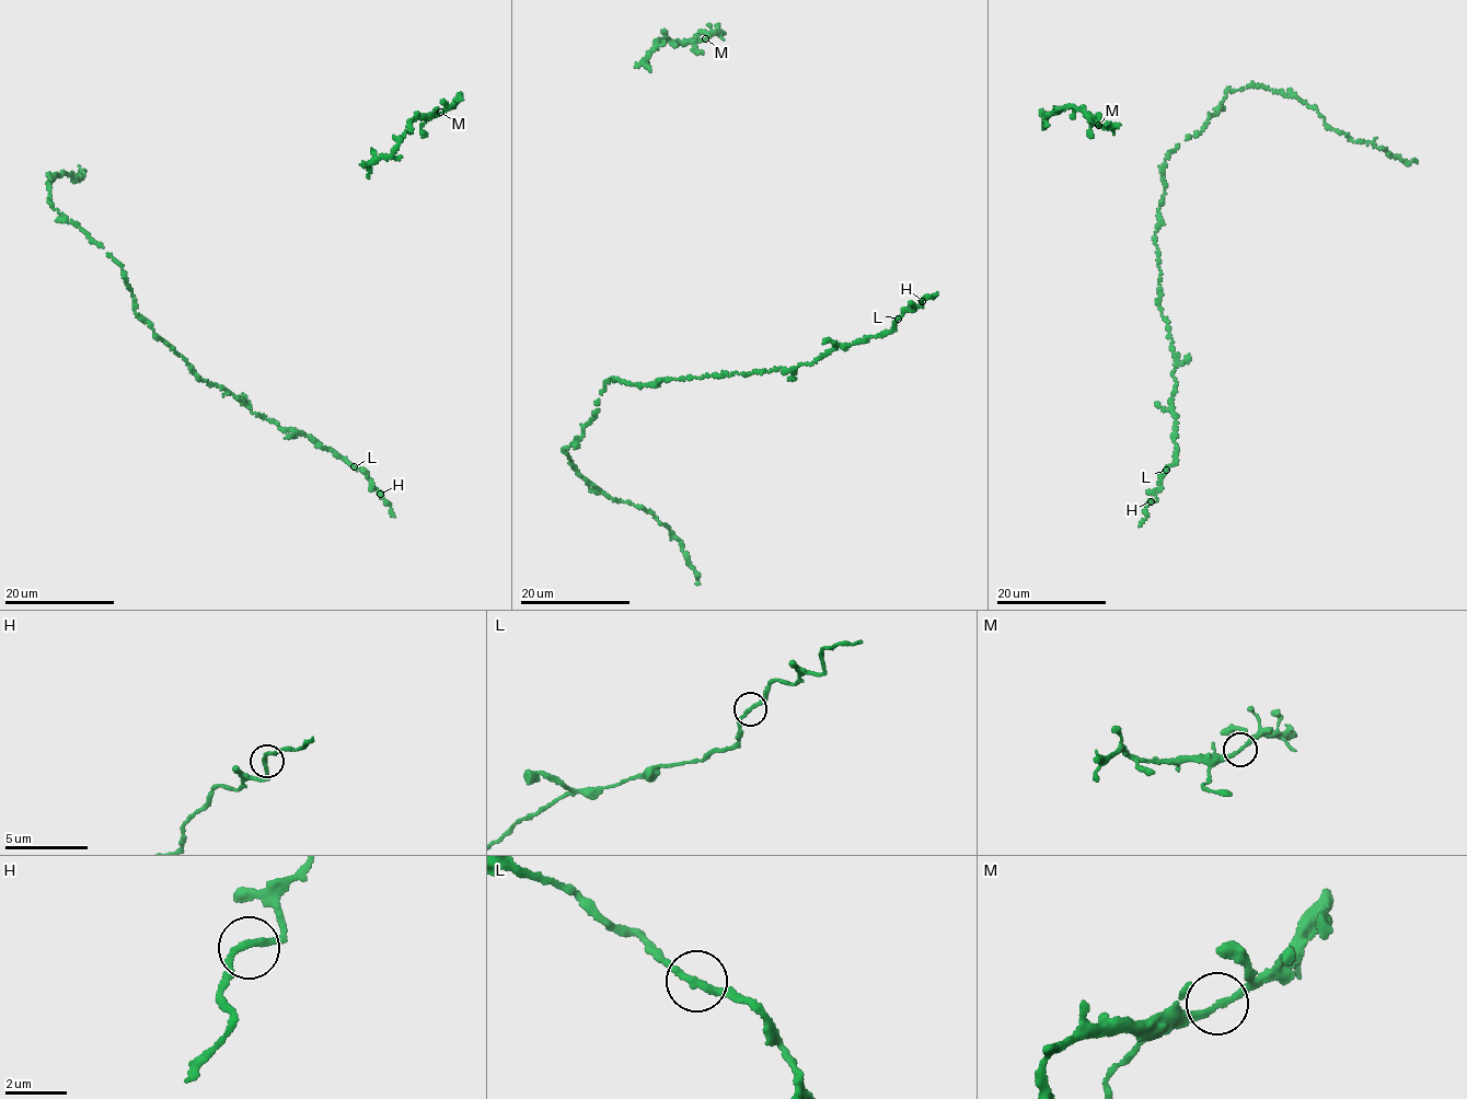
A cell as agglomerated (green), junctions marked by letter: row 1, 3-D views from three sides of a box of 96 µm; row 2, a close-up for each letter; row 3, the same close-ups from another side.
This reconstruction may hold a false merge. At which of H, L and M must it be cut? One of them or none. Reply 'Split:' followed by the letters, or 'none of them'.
Split: none of them

